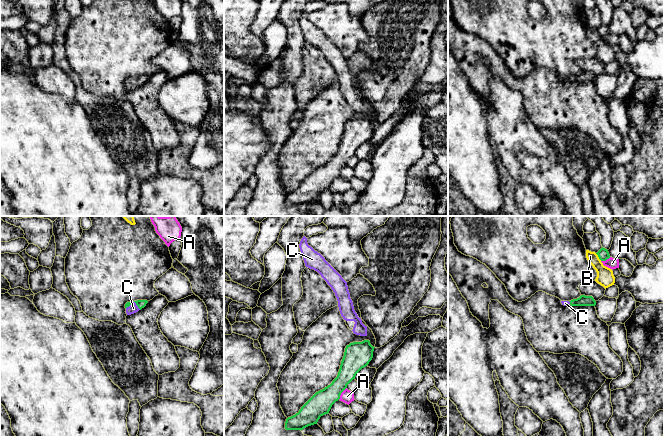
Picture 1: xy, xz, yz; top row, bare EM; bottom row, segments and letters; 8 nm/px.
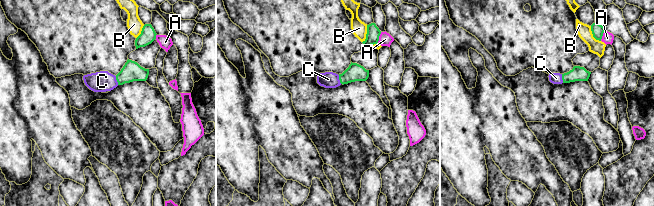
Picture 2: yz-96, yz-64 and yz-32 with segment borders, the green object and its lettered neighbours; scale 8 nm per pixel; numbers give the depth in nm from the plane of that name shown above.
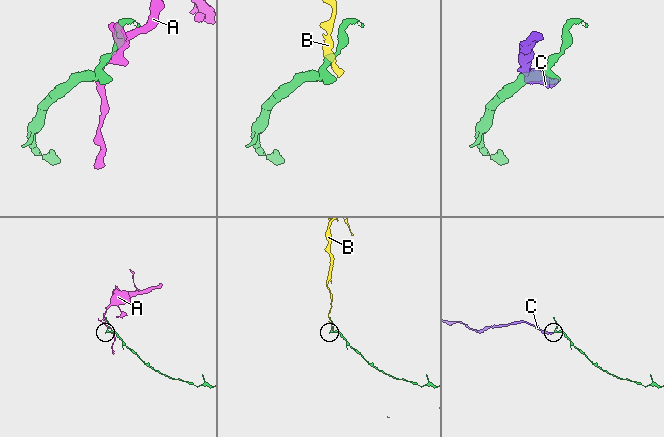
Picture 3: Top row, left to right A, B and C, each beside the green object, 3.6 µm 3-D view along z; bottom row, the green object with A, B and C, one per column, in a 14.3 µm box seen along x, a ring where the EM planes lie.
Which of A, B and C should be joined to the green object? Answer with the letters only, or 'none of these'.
C

